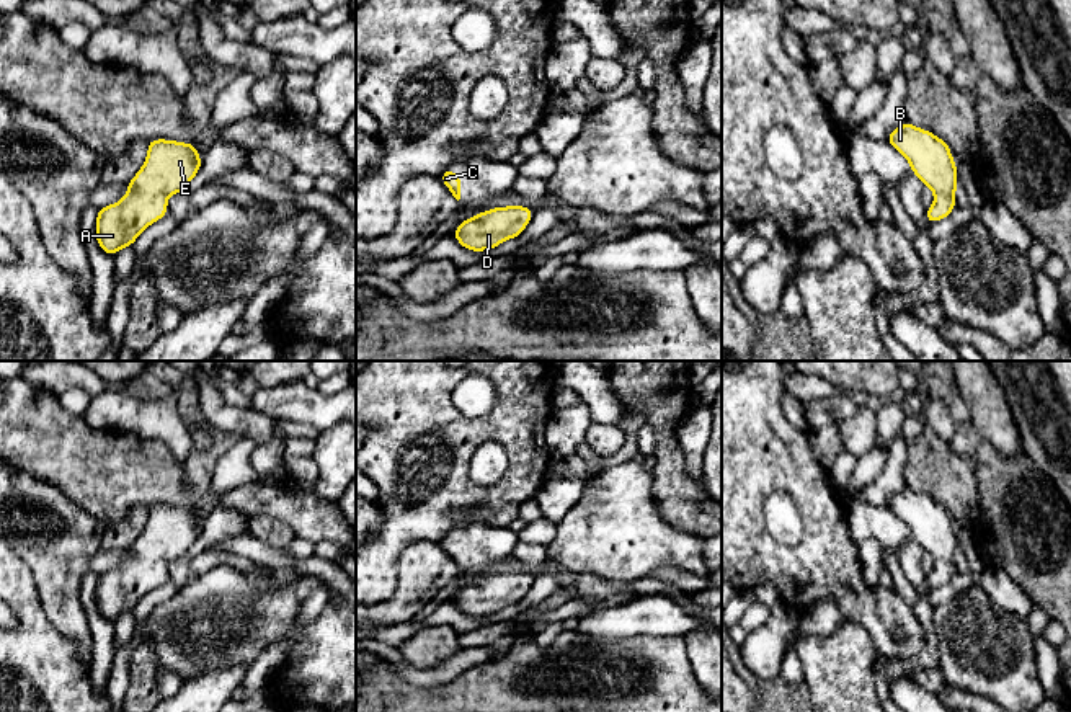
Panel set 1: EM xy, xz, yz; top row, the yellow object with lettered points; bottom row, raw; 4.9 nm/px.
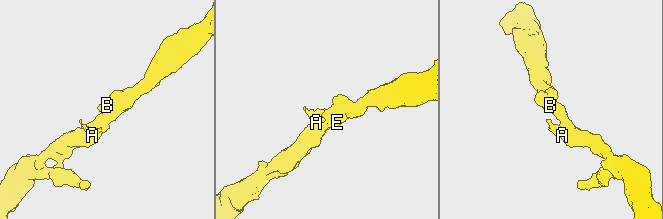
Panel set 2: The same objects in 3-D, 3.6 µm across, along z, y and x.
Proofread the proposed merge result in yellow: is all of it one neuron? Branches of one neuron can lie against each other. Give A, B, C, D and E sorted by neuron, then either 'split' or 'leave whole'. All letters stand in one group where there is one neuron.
groups A B C D E; leave whole

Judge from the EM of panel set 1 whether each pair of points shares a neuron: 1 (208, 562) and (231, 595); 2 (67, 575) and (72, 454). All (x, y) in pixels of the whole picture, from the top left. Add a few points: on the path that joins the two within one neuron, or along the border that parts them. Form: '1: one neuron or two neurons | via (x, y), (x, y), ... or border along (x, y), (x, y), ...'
1: two neurons | border along (242, 570), (232, 565), (216, 565), (193, 577)
2: two neurons | border along (39, 479), (57, 487), (72, 502), (103, 523)

